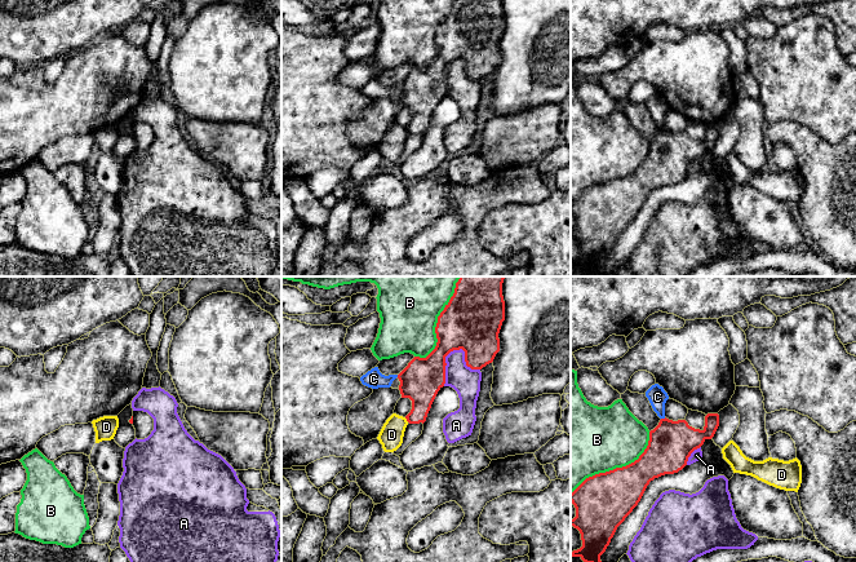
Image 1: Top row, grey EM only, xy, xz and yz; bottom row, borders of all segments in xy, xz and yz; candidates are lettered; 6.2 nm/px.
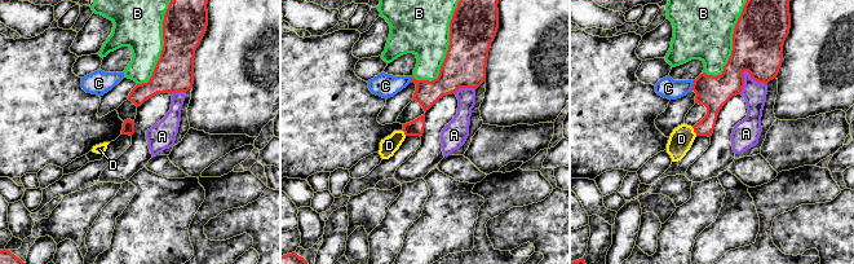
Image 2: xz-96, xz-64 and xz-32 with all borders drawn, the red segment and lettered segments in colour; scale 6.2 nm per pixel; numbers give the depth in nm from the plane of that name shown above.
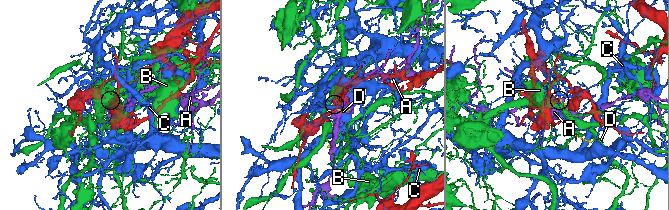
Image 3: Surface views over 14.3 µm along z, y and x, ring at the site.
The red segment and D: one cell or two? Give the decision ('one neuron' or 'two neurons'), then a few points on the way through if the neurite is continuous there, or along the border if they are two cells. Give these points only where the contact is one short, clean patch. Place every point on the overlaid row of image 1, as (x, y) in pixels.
two neurons; border along xz (404, 417), (408, 421)

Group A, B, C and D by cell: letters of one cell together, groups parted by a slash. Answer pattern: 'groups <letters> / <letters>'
groups A / B / C D

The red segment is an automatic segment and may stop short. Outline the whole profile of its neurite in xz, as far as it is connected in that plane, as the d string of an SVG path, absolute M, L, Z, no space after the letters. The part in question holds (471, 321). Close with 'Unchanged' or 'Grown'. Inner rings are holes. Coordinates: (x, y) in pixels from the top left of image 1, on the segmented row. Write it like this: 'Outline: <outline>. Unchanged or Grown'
Outline: M460 276L453 296L438 317L435 349L426 358L414 357L398 375L402 398L412 401L412 410L405 416L409 424L426 421L438 391L445 384L445 357L451 351L462 349L466 366L471 369L482 369L493 362L500 351L498 333L505 320L504 279L505 276Z. Unchanged

